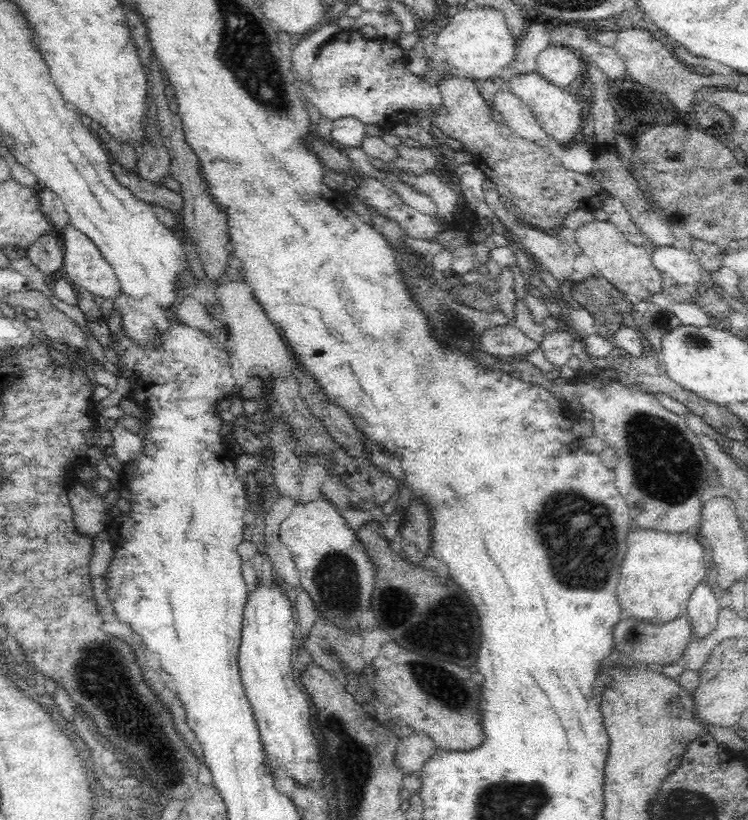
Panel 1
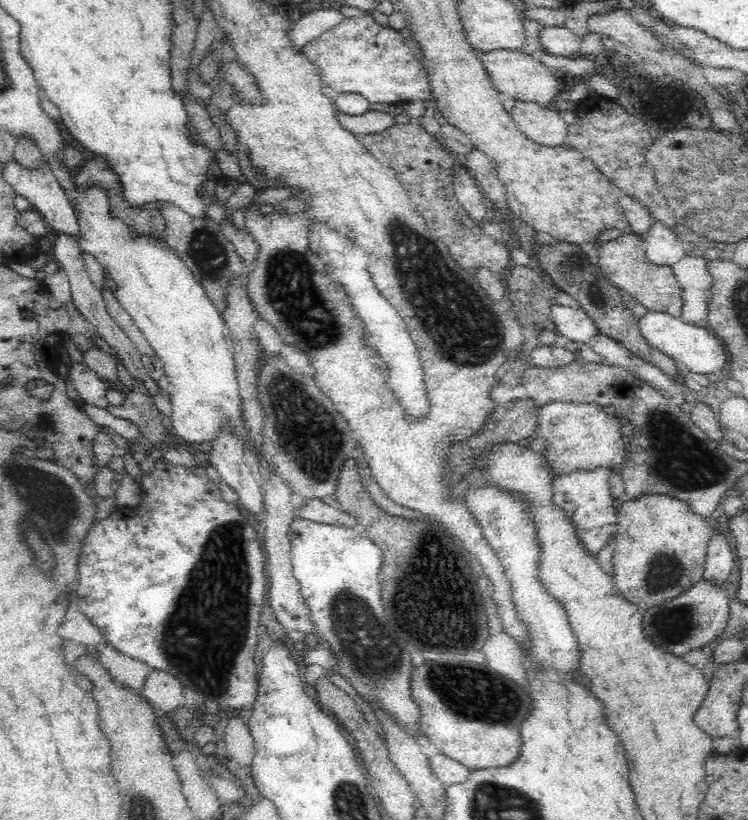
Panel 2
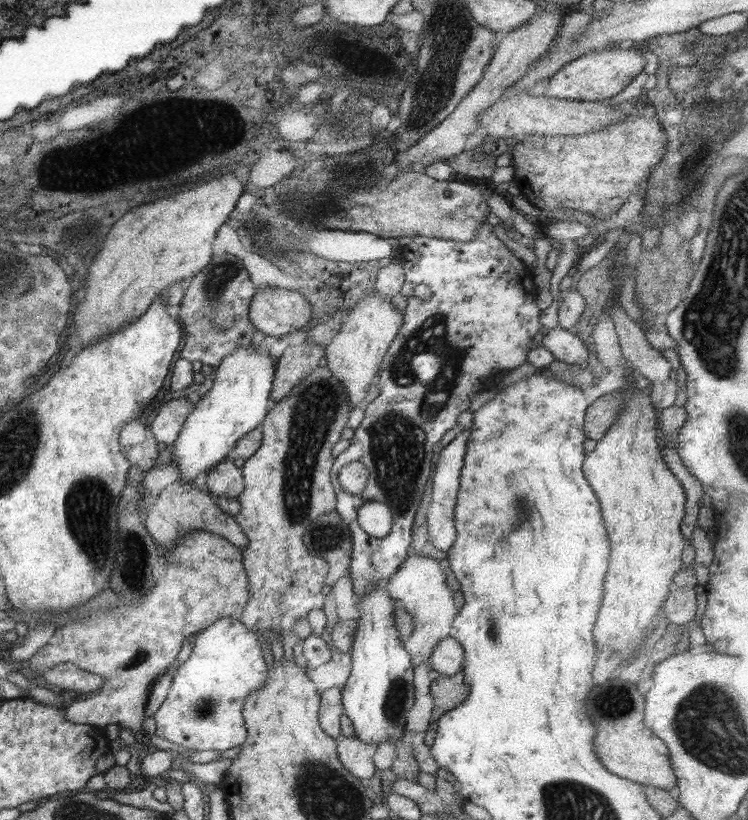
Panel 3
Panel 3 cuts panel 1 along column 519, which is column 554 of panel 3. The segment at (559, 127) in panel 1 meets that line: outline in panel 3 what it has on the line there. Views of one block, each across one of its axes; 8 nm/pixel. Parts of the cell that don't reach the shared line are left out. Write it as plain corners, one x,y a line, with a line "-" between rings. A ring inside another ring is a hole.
617,46
576,55
549,78
543,96
572,101
607,101
641,72
645,62
641,54
641,48
621,49

